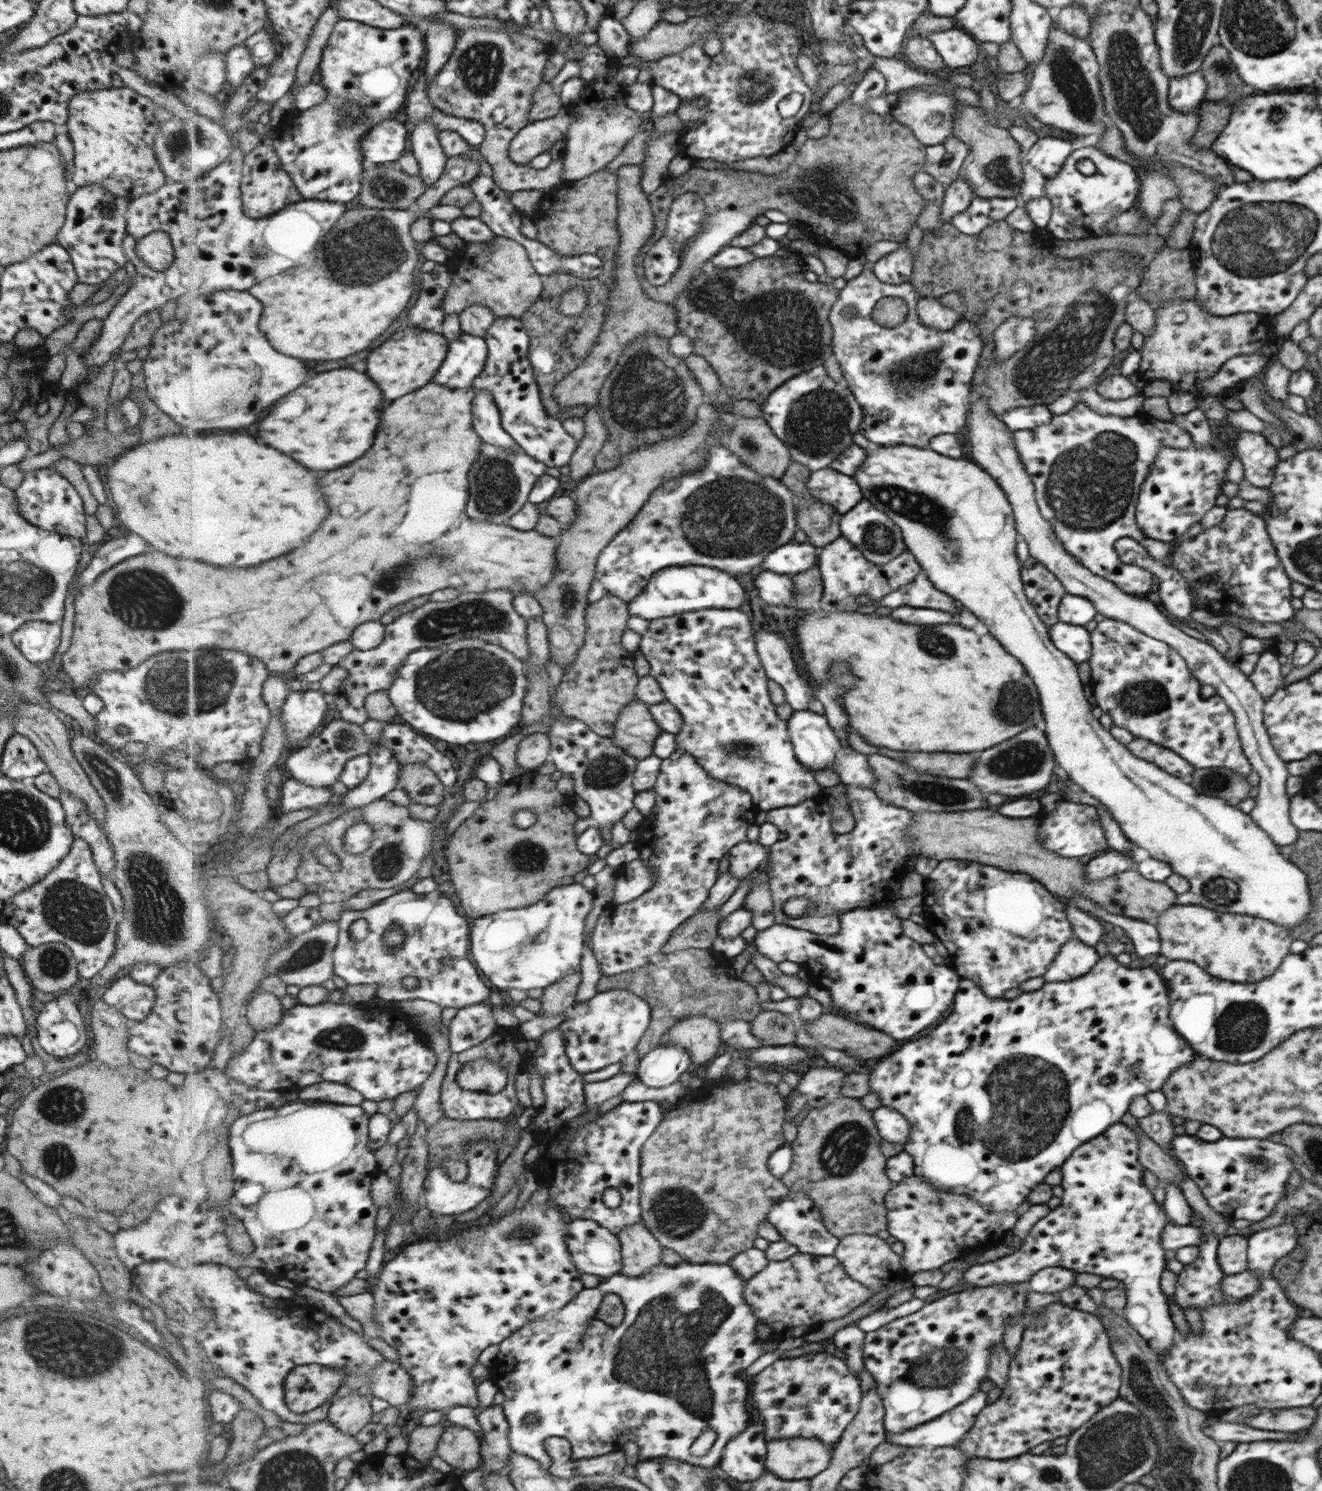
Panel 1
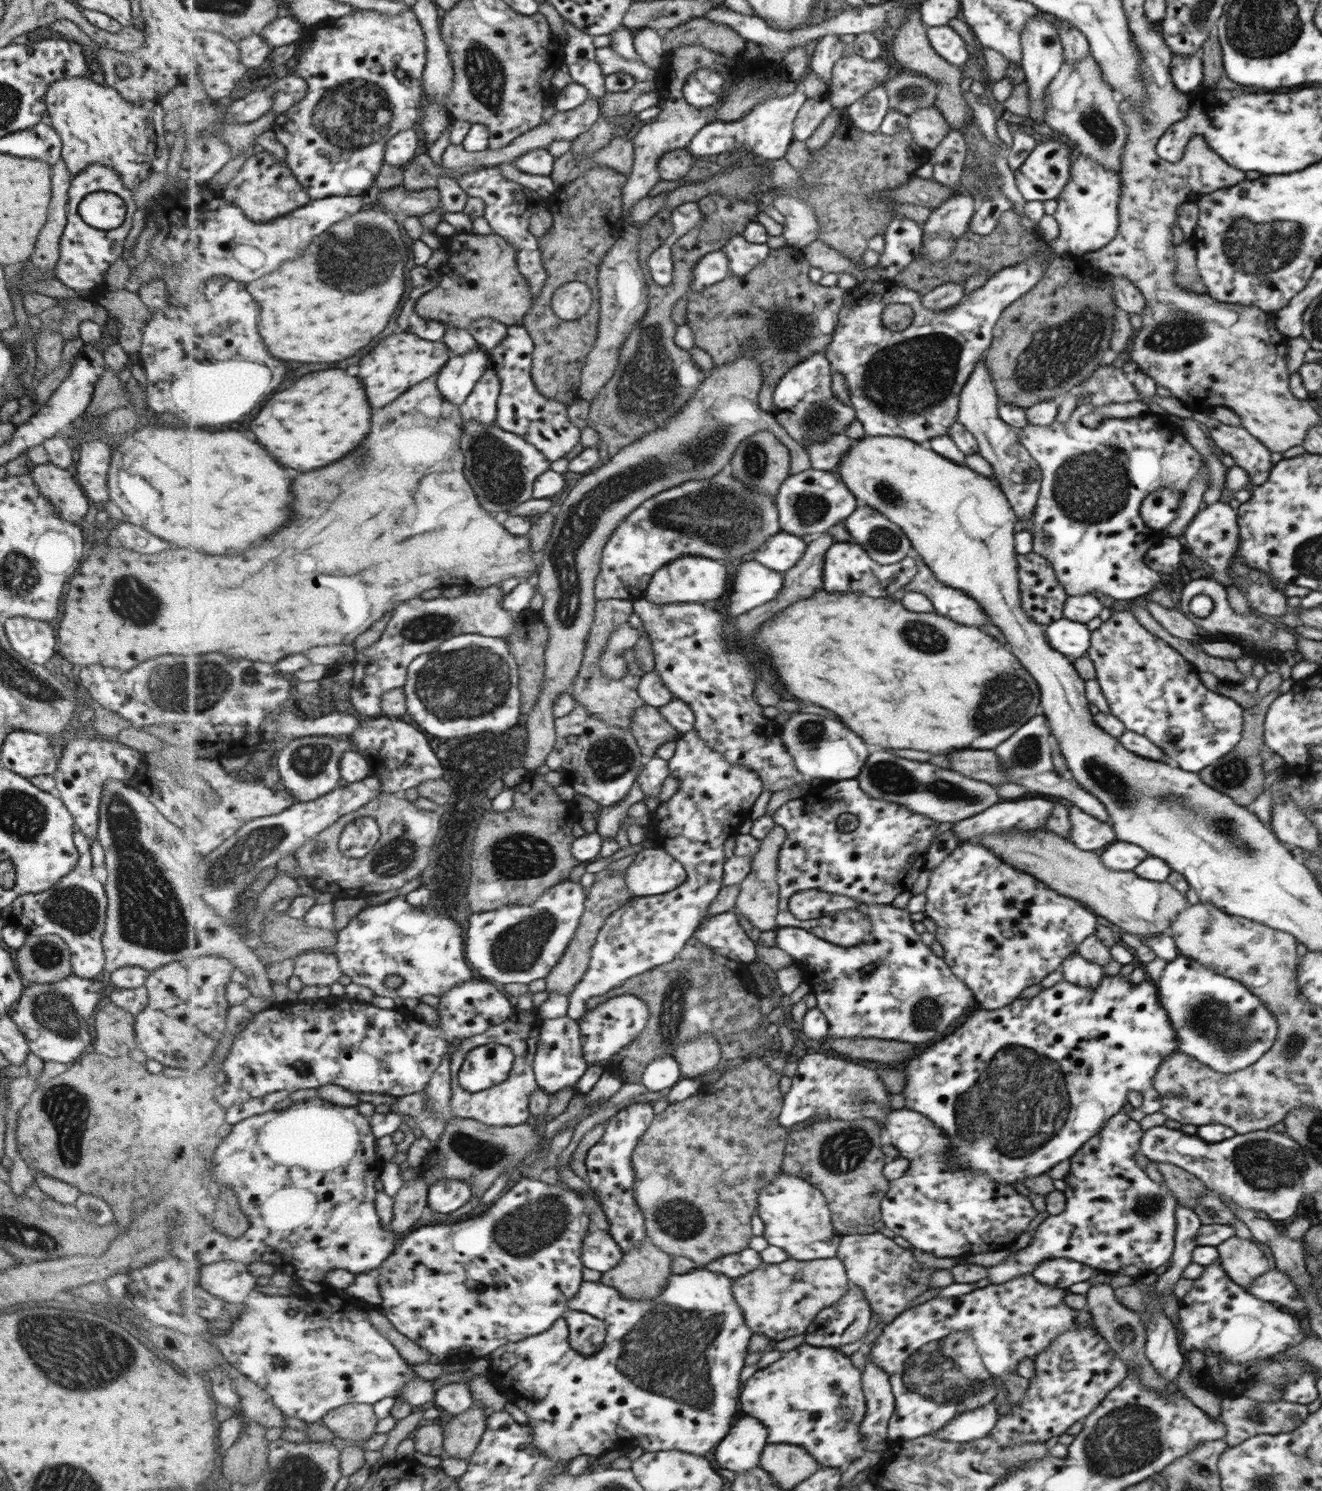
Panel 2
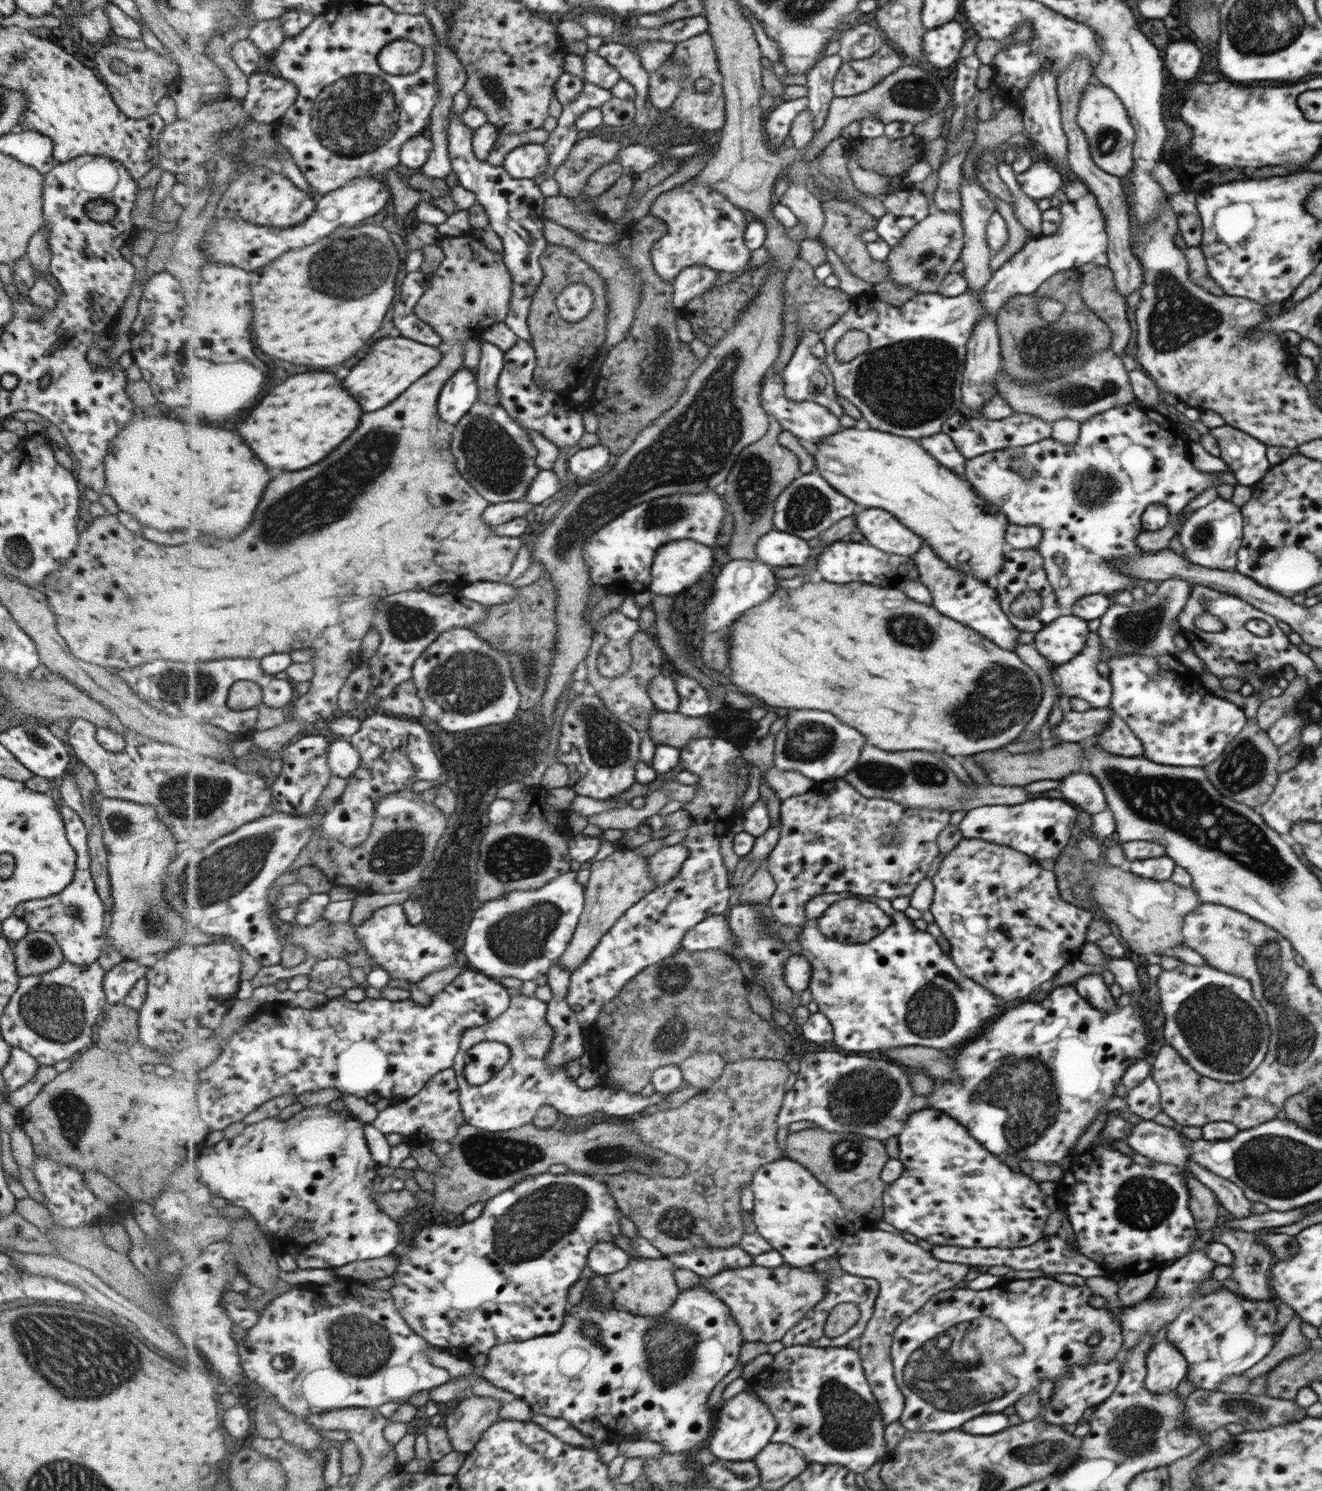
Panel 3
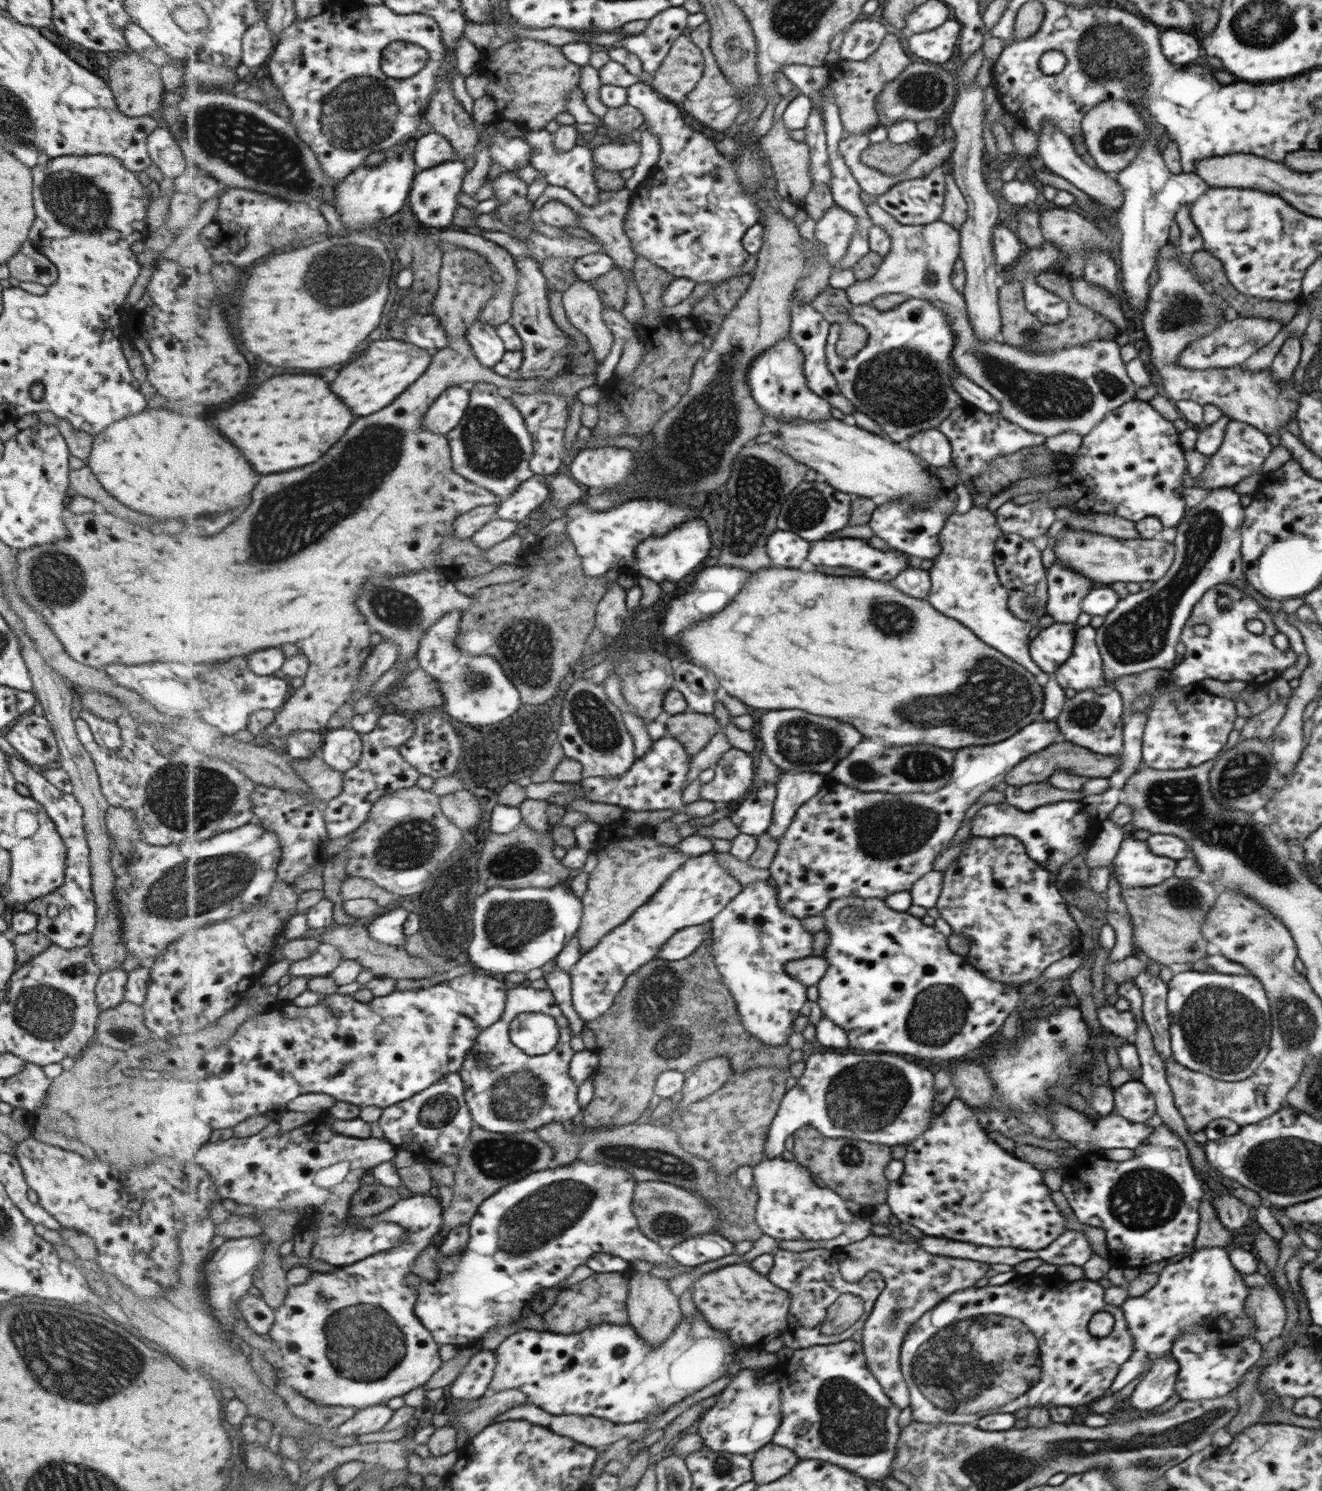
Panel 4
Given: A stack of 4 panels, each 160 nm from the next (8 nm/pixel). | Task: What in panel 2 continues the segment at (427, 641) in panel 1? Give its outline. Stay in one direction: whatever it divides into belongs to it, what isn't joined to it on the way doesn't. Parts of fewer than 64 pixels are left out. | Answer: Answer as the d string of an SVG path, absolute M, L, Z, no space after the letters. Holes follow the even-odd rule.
M523 578L506 580L499 586L481 589L478 593L466 592L455 598L439 597L423 600L420 596L400 602L393 617L377 644L359 652L354 667L352 705L364 718L380 714L383 694L404 688L408 682L410 665L423 654L435 652L443 642L463 634L481 634L492 638L505 638L515 632L514 613L502 605L502 600L523 582Z

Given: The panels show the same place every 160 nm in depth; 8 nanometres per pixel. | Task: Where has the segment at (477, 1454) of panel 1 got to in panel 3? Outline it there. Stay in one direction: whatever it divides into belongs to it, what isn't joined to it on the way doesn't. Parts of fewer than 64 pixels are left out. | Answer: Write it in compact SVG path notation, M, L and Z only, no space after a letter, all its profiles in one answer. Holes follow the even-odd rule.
M471 1396L448 1414L445 1427L455 1451L473 1452L487 1429L499 1422L502 1404L494 1398Z

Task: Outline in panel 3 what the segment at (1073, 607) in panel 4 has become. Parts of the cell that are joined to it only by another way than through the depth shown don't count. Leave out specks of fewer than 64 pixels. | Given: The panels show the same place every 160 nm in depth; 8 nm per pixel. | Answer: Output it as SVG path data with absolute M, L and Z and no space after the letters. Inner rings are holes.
M1135 402L1129 405L1121 405L1114 409L1106 410L1105 412L1097 414L1097 416L1089 418L1089 420L1086 420L1083 424L1080 424L1077 438L1072 445L1068 446L1068 444L1059 443L1057 440L1053 440L1053 437L1050 437L1027 446L1007 447L1005 449L989 451L978 457L967 459L964 464L963 475L976 490L976 493L986 500L988 506L993 506L994 509L1002 510L1003 514L1006 515L1007 520L1009 520L1011 524L1018 524L1019 526L1037 526L1041 529L1041 538L1035 549L1041 555L1042 567L1044 568L1047 580L1055 593L1057 604L1060 606L1061 610L1063 610L1063 614L1065 613L1067 615L1070 614L1070 606L1073 605L1078 598L1092 594L1111 596L1115 593L1121 592L1121 590L1129 591L1131 587L1141 584L1142 581L1137 577L1120 573L1116 569L1116 564L1118 564L1118 560L1130 560L1132 556L1136 556L1138 552L1143 551L1143 549L1140 549L1137 546L1137 543L1134 540L1143 530L1141 516L1149 505L1155 503L1164 504L1173 516L1180 512L1191 498L1195 498L1195 496L1201 494L1203 490L1218 486L1218 483L1220 483L1214 481L1212 472L1206 473L1201 469L1195 468L1195 465L1190 459L1189 440L1180 429L1172 426L1169 419L1165 416L1161 416L1157 411L1143 407ZM1023 463L1031 465L1036 470L1036 472L1029 478L1025 478L1020 473L1020 470L1022 469L1020 466Z

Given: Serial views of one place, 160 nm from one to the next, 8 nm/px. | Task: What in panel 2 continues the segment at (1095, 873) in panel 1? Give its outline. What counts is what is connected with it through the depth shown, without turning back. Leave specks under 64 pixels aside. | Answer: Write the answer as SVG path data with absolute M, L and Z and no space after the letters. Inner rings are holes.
M1114 840L1098 857L1111 870L1127 872L1135 869L1148 855L1146 850L1136 844Z

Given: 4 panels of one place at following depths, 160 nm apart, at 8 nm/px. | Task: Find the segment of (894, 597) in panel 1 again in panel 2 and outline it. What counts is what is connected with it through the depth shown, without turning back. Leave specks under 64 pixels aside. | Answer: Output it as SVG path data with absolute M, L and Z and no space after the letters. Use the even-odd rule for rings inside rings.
M919 557L915 558L914 562L919 565L918 572L903 587L905 591L925 594L930 599L935 614L941 614L963 626L980 628L993 624L987 613L972 598L956 588L941 584Z

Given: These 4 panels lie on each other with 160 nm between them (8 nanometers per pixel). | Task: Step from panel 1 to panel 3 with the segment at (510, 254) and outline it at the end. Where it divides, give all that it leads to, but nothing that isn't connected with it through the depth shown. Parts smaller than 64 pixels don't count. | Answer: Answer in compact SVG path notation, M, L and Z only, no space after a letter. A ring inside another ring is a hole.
M465 235L461 237L441 237L439 244L443 247L445 260L432 276L432 282L424 291L421 298L415 305L414 311L421 320L428 322L441 336L443 342L451 346L451 349L444 354L442 362L437 365L425 377L421 377L414 382L409 389L399 398L399 402L391 402L391 406L385 406L383 410L371 412L363 416L363 426L355 430L351 438L339 450L335 450L329 458L323 462L307 468L305 472L283 472L273 478L271 490L267 490L267 498L263 498L263 506L259 506L259 518L255 518L255 526L247 530L247 534L239 534L239 538L233 538L231 542L227 540L217 540L211 536L203 536L199 542L187 542L181 546L164 546L150 542L141 538L138 533L133 533L123 527L115 518L115 515L104 514L95 516L92 520L81 521L78 531L78 542L76 550L65 564L62 564L54 573L50 572L44 578L41 592L47 597L51 614L55 618L56 632L61 636L67 645L67 649L80 662L87 662L89 665L113 669L131 669L138 665L143 665L153 660L177 660L177 662L189 662L189 660L213 661L215 658L251 658L263 659L269 655L278 653L291 653L299 650L311 650L313 652L313 666L315 666L315 676L311 678L311 690L301 697L296 697L289 711L289 719L283 724L265 731L257 731L253 734L253 743L266 751L283 750L290 742L306 734L311 724L335 718L339 714L338 701L341 690L350 674L363 664L361 648L363 638L373 627L378 608L376 602L399 594L406 590L425 590L440 582L457 582L457 580L480 580L487 582L502 581L509 570L513 568L523 542L519 537L501 536L496 533L496 525L491 526L484 519L484 512L490 502L483 498L482 494L459 472L458 458L452 450L454 440L454 426L445 422L438 411L438 402L442 388L454 374L464 366L464 344L473 338L480 336L485 327L490 324L504 322L509 314L510 299L513 296L513 276L509 273L508 266L504 261L504 253L492 251L487 245L483 244L476 236ZM385 452L385 454L383 454ZM291 474L291 478L289 478ZM289 482L291 482L291 496L301 496L301 498L289 498ZM307 496L307 498L303 498ZM263 524L263 528L261 528ZM229 550L235 550L231 554ZM199 578L199 586L195 586L195 580ZM181 580L187 580L187 586L181 584ZM233 652L233 656L231 656ZM137 654L137 656L135 656Z

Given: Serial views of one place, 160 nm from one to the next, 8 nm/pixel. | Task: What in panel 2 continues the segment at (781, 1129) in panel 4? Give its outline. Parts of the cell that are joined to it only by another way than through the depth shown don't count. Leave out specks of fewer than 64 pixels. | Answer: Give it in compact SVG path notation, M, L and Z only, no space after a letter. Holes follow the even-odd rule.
M811 1053L804 1055L798 1062L795 1076L792 1077L791 1089L784 1096L784 1106L780 1115L780 1123L783 1127L790 1128L819 1114L826 1114L828 1118L837 1120L861 1120L871 1118L880 1127L883 1116L889 1114L887 1098L889 1094L883 1090L881 1080L877 1080L875 1070L861 1068L859 1064L853 1064L851 1059L825 1056L823 1053Z

